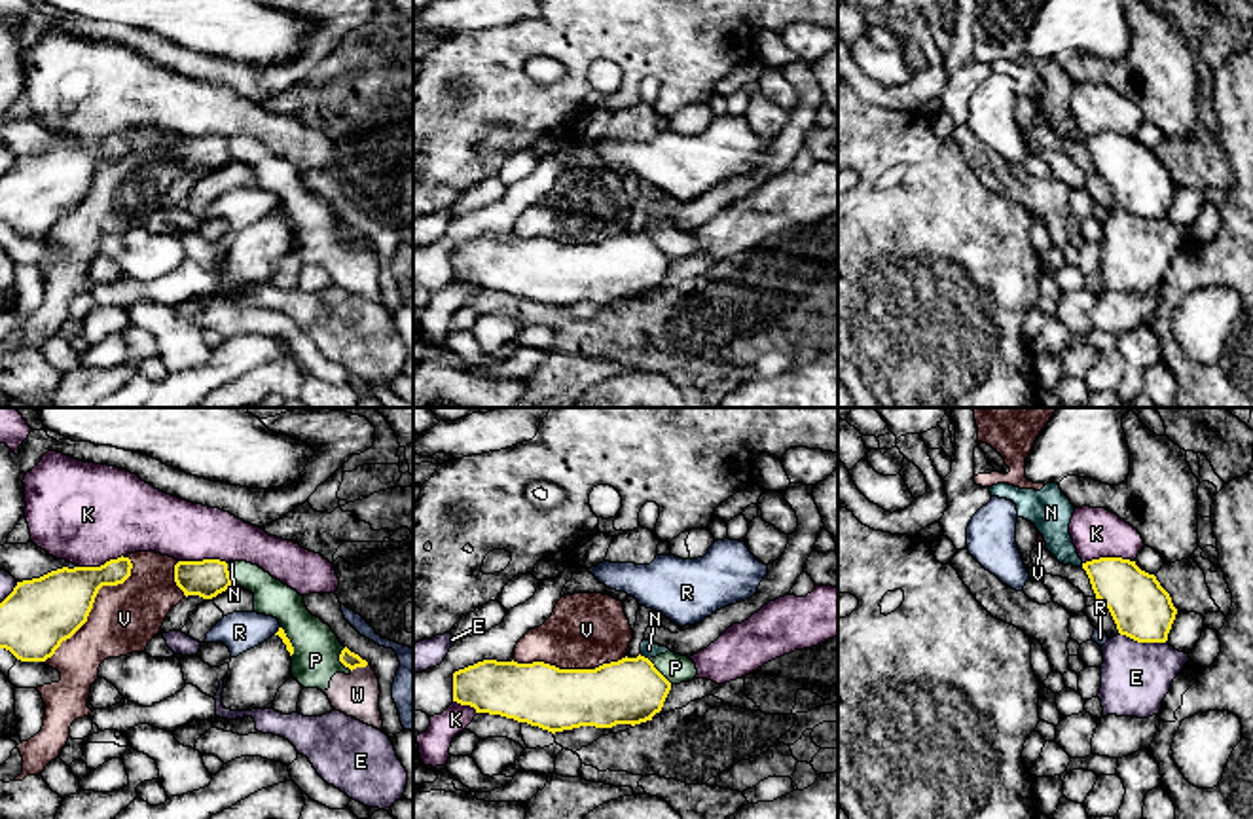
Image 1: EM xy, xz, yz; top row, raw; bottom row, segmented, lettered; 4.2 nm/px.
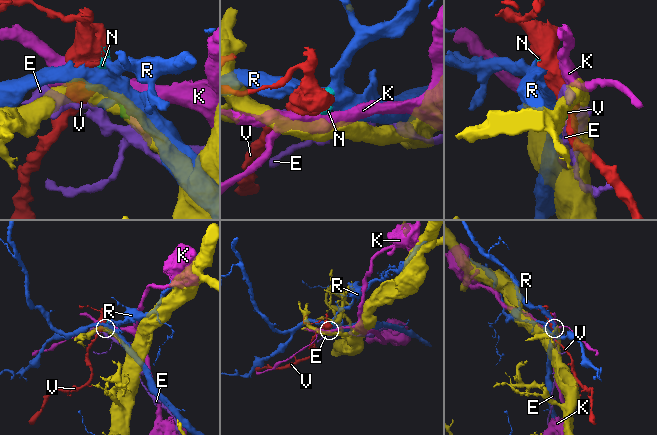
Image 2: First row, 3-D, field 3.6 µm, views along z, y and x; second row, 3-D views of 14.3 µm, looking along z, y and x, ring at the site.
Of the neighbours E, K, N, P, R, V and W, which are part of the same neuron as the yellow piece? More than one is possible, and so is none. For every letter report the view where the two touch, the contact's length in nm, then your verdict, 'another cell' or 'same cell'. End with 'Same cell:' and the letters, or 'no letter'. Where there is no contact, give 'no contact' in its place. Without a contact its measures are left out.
E: meets yellow in yz; contact 200 nm long; another cell
K: meets yellow in yz; contact 220 nm long; another cell
N: meets yellow in xz; contact 50 nm long; another cell
P: meets yellow in xy; contact 110 nm long; another cell
R: meets yellow in xy; contact 50 nm long; another cell
V: meets yellow in xy; contact 600 nm long; another cell
W: meets yellow in xy; contact 90 nm long; another cell
Same cell: no letter

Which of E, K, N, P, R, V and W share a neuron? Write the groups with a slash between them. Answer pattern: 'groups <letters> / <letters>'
groups E / K / N P W / R / V

